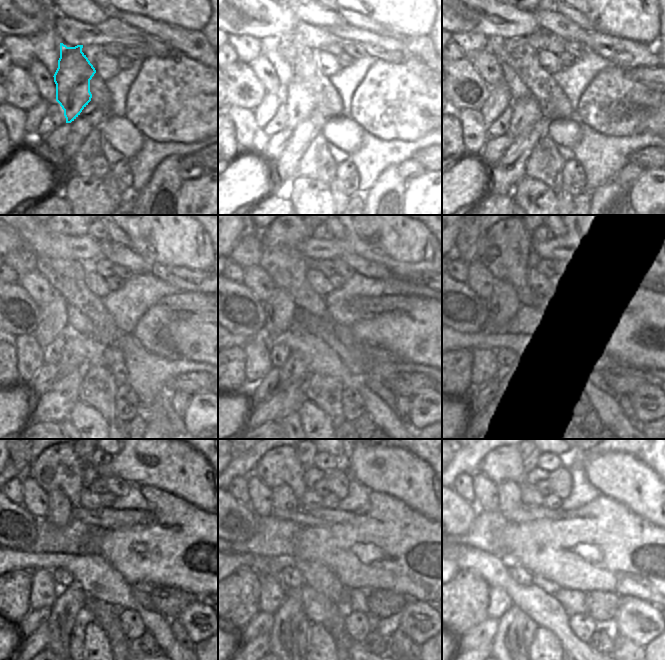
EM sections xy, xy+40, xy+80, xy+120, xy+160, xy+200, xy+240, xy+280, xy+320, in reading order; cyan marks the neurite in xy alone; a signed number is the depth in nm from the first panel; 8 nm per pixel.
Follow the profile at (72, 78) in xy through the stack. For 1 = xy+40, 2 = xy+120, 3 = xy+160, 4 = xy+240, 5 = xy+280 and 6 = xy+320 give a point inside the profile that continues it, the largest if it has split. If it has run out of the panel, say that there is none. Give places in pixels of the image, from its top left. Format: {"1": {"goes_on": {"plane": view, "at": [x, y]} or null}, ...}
{"1": {"goes_on": {"plane": "xy+40", "at": [299, 100]}}, "2": {"goes_on": {"plane": "xy+120", "at": [73, 352]}}, "3": {"goes_on": {"plane": "xy+160", "at": [294, 368]}}, "4": {"goes_on": {"plane": "xy+240", "at": [68, 608]}}, "5": {"goes_on": {"plane": "xy+280", "at": [288, 616]}}, "6": {"goes_on": {"plane": "xy+320", "at": [508, 642]}}}

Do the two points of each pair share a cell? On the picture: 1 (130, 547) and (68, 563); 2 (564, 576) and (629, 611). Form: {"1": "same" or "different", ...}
{"1": "different", "2": "different"}

